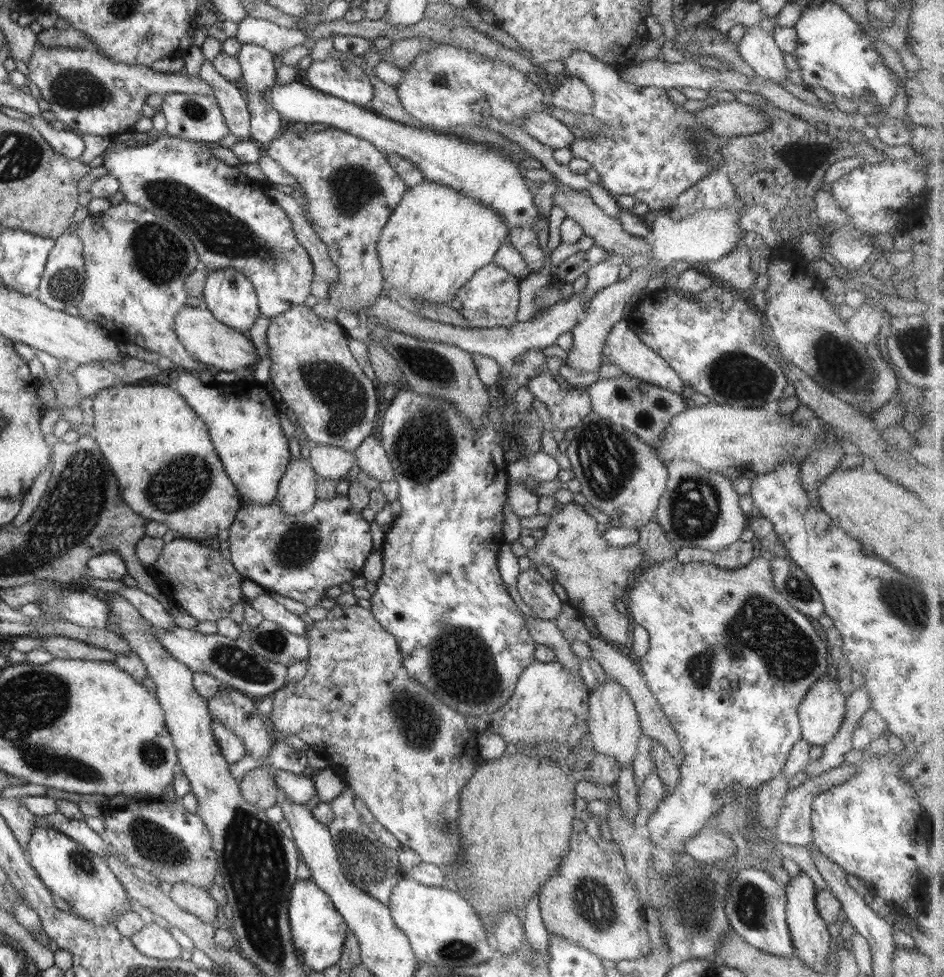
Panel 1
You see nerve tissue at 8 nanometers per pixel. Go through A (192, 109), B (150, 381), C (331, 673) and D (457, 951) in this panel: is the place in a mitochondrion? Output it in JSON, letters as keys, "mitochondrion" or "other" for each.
{"A":"mitochondrion","B":"other","C":"other","D":"mitochondrion"}

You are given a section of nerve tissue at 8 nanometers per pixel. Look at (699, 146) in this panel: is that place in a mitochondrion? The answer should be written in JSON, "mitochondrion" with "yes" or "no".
{"mitochondrion":"yes"}

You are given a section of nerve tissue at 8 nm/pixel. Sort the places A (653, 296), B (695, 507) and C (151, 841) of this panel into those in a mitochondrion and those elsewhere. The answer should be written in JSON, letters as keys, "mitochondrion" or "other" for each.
{"A":"other","B":"mitochondrion","C":"mitochondrion"}

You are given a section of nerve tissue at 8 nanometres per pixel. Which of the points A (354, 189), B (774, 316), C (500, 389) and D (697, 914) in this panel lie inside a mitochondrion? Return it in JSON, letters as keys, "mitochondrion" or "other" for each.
{"A":"mitochondrion","B":"other","C":"other","D":"mitochondrion"}

